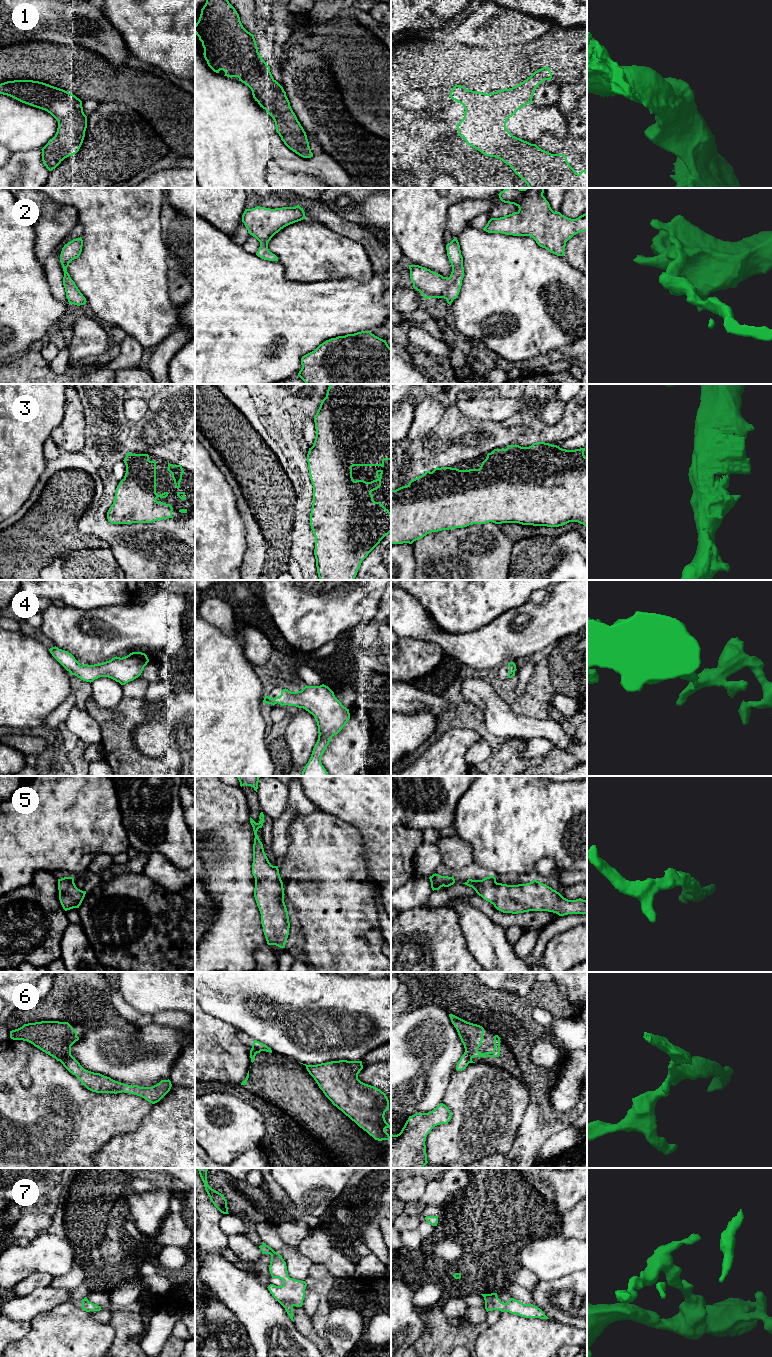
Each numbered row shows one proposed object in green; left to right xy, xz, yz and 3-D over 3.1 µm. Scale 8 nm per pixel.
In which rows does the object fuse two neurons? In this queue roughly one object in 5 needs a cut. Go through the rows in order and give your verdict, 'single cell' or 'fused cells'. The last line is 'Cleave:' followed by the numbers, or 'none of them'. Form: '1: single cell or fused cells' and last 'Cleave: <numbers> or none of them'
1: single cell
2: single cell
3: single cell
4: single cell
5: single cell
6: fused cells
7: single cell
Cleave: 6

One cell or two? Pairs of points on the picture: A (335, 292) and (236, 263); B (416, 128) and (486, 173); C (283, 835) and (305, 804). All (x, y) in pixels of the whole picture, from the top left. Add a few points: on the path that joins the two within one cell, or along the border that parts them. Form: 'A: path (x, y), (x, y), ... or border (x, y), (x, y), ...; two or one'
A: path (310, 293), (266, 293), (261, 288); one
B: path (433, 136), (453, 154), (469, 161); one
C: path (283, 826), (283, 821), (296, 808); one

